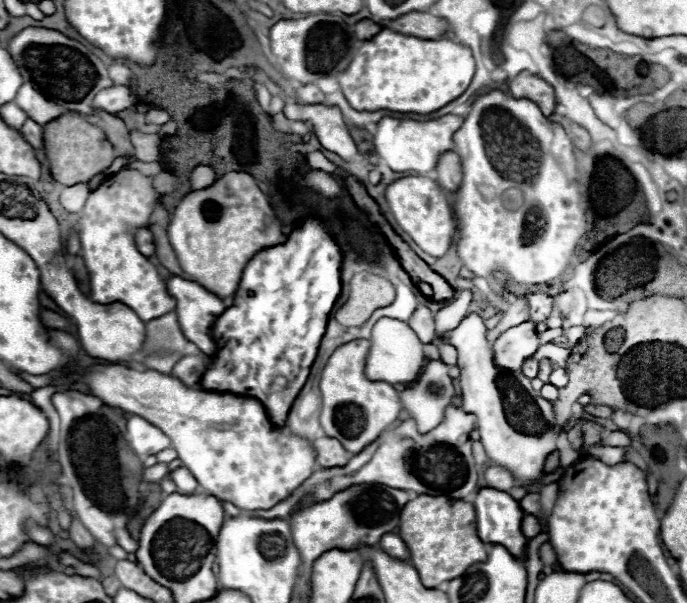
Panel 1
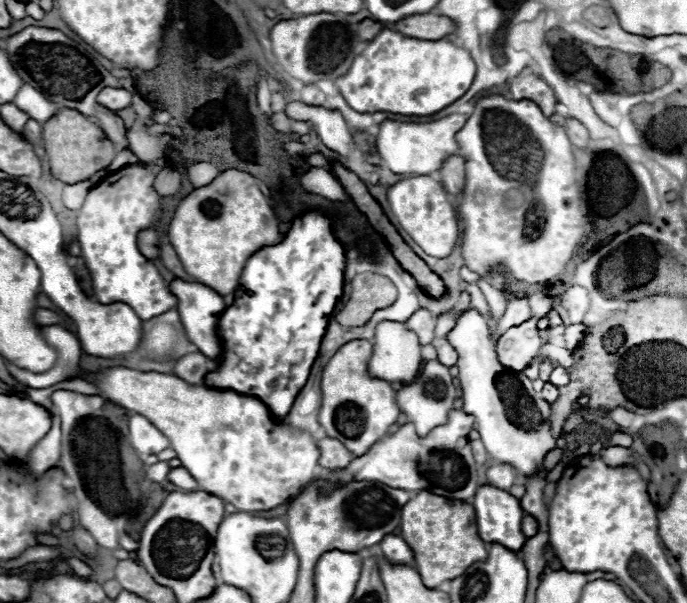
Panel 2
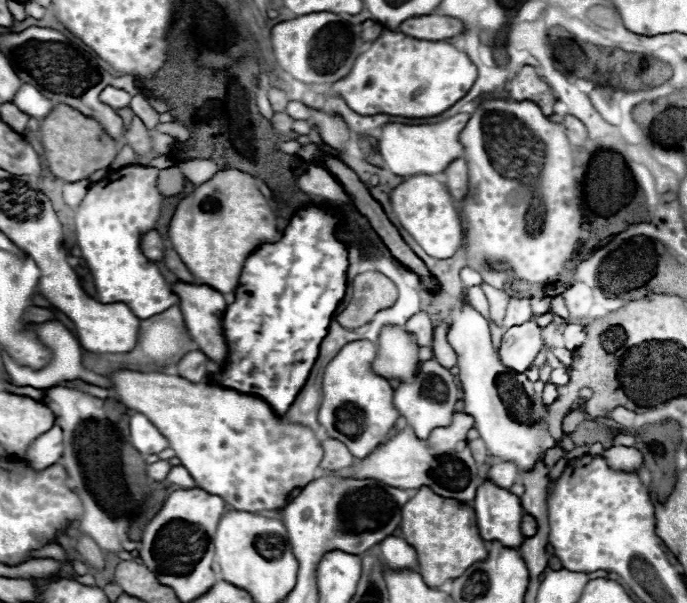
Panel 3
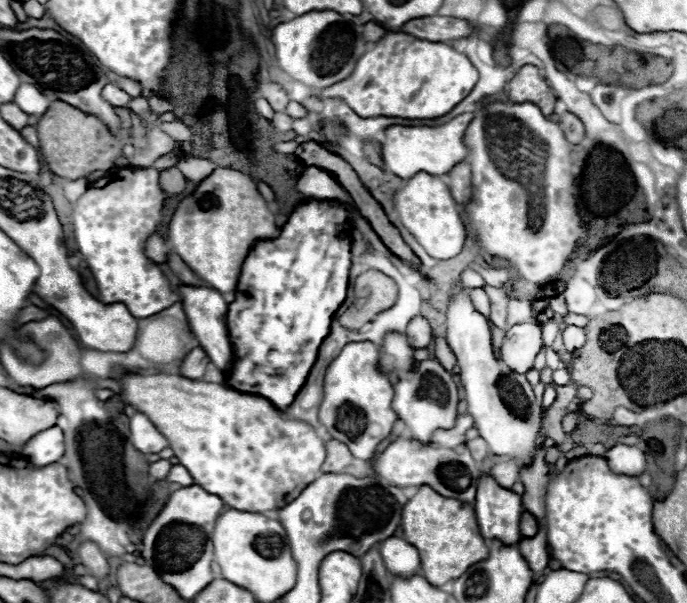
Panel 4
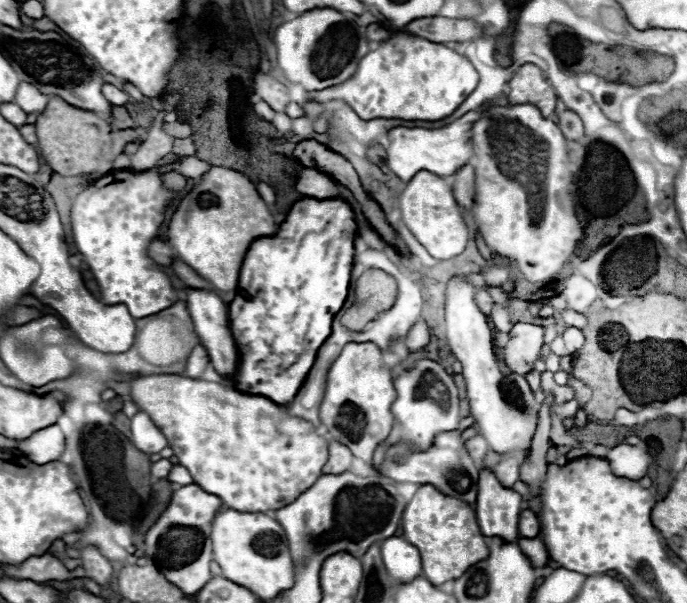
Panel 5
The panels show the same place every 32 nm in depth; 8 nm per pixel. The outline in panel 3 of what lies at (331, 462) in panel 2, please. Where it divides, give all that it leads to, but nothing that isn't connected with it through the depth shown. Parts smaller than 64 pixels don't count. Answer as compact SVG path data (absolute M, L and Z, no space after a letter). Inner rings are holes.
M334 438L322 440L322 450L324 450L324 458L322 458L320 466L324 470L340 472L354 462L354 456L348 452L348 448L340 440L334 440Z

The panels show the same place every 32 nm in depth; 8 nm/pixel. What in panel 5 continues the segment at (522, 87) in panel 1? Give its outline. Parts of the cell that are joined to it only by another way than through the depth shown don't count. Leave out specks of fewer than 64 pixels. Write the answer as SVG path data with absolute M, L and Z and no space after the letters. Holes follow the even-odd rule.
M524 64L508 82L510 104L534 104L544 118L550 118L556 108L556 94L542 76L542 70L534 64Z

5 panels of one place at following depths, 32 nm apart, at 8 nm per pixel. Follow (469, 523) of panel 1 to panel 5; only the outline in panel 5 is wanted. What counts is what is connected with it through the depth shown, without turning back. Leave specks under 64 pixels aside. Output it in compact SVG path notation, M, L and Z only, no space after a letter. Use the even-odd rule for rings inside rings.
M424 484L402 512L404 538L420 550L424 578L440 586L452 578L460 578L472 564L488 558L488 546L478 528L476 514L470 504L440 494L434 486Z

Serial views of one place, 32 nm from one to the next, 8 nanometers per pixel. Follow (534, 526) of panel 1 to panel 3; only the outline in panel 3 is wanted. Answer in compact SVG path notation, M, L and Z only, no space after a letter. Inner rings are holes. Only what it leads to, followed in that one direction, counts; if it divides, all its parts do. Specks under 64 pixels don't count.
M524 514L522 516L522 524L520 524L520 530L522 530L522 534L526 536L526 538L530 538L530 536L534 536L536 534L536 520L534 520L534 516L530 516L530 514Z

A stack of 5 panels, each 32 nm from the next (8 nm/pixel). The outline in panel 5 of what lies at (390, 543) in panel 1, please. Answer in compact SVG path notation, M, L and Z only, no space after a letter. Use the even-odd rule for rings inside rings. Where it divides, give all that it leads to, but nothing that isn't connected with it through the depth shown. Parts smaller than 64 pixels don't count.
M392 536L390 540L382 542L380 552L382 562L394 582L410 582L416 576L422 576L420 554L410 542Z

